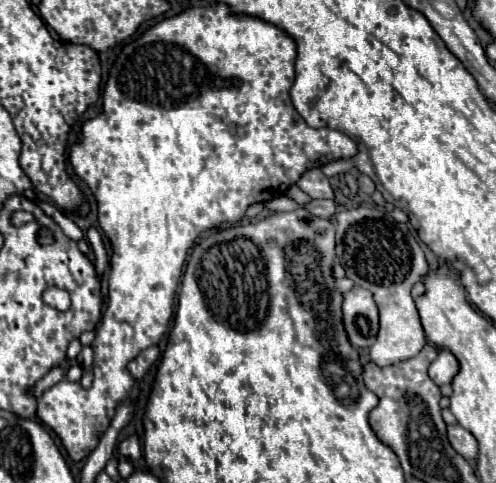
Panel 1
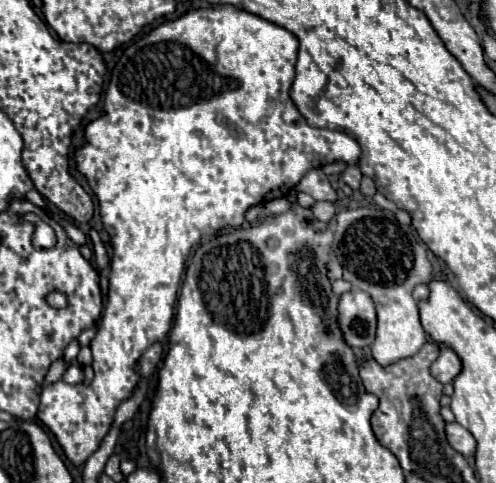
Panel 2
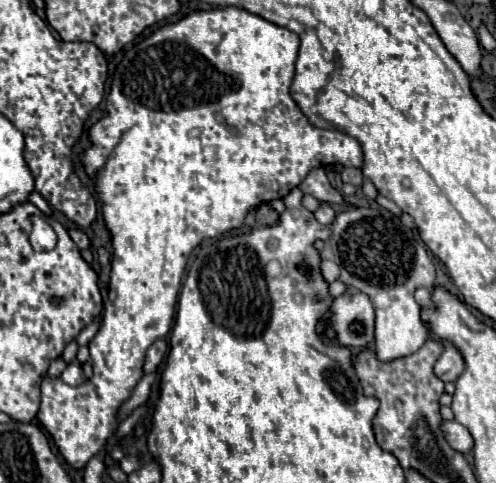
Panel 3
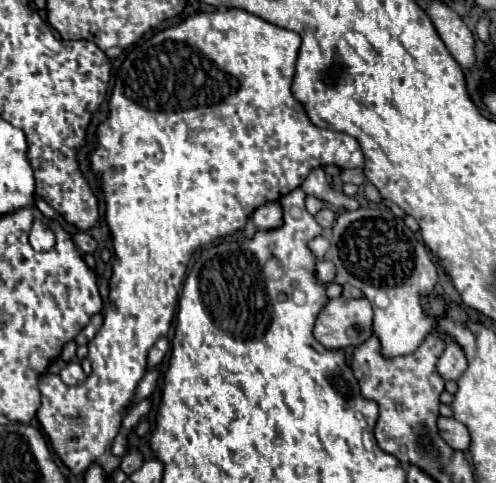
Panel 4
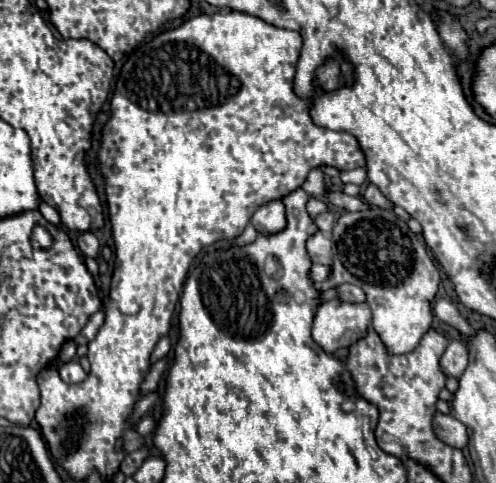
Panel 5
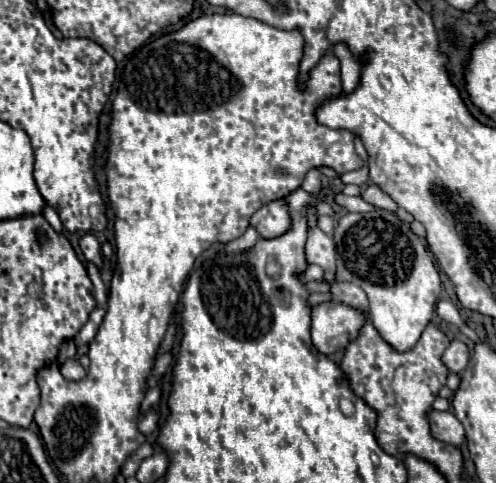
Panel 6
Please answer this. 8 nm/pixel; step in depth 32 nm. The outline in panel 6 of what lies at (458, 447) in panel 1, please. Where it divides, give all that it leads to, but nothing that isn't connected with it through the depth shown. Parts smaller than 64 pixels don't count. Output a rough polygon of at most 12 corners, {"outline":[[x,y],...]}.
{"outline":[[430,412],[432,436],[462,446],[464,426],[452,412]]}

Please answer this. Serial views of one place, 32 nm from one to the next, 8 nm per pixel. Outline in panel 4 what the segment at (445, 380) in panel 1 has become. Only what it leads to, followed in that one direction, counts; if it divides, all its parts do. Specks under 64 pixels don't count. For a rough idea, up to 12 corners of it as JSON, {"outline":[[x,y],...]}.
{"outline":[[456,342],[440,356],[436,370],[444,380],[458,380],[466,358]]}

